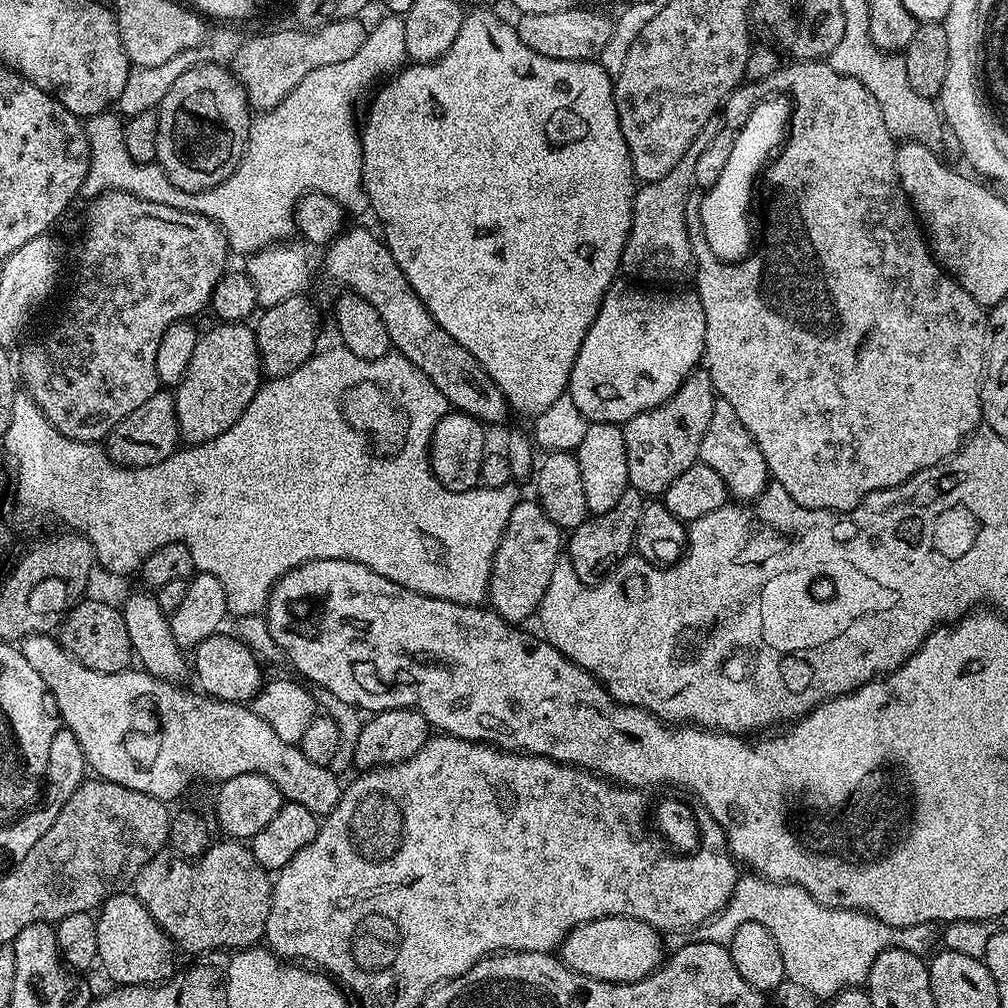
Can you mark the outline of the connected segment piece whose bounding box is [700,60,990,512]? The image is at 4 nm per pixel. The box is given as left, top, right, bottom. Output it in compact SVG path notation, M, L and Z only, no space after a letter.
M814 60L814 102L816 120L822 118L822 126L832 124L832 128L820 128L826 132L820 134L824 150L818 150L820 156L816 156L816 168L806 172L810 178L810 190L802 192L802 210L792 210L788 244L786 248L776 248L776 268L772 268L772 280L746 284L738 292L702 293L702 310L706 310L703 363L717 397L734 406L734 414L738 414L742 426L746 426L754 442L758 442L758 450L762 450L762 458L766 458L769 477L780 484L798 506L849 512L871 492L904 484L914 474L941 464L943 460L951 460L964 447L968 437L981 427L980 383L984 381L990 329L986 308L971 297L932 255L921 221L899 184L895 169L898 144L890 130L886 130L882 110L878 110L874 94L870 94L862 82L838 74L838 70L824 60Z

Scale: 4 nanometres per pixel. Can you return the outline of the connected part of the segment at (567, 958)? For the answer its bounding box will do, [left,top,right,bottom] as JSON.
[558,916,662,984]

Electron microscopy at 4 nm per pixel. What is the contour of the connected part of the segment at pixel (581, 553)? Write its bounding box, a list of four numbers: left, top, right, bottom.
[566,486,646,584]

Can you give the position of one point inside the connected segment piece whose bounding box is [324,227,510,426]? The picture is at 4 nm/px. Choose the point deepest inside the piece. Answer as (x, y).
(362, 261)

